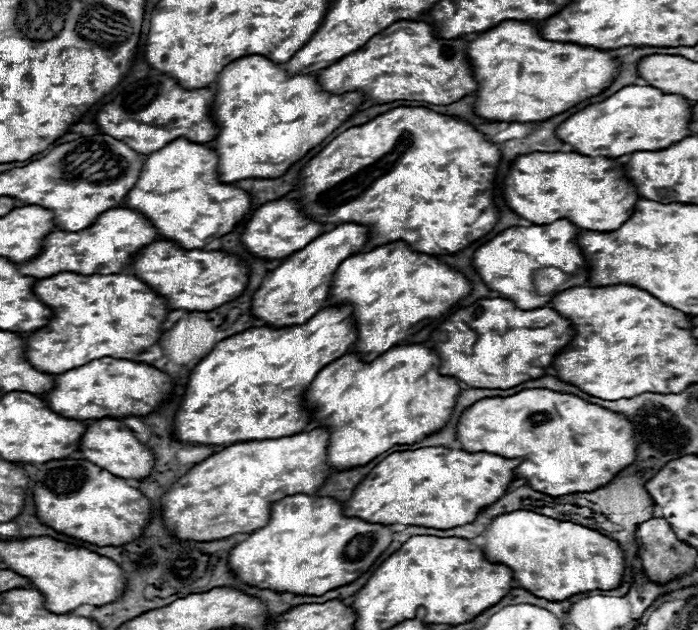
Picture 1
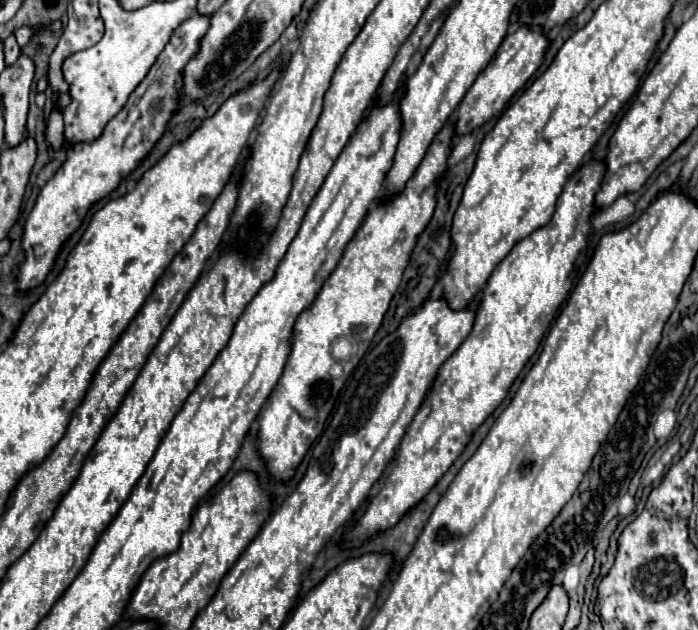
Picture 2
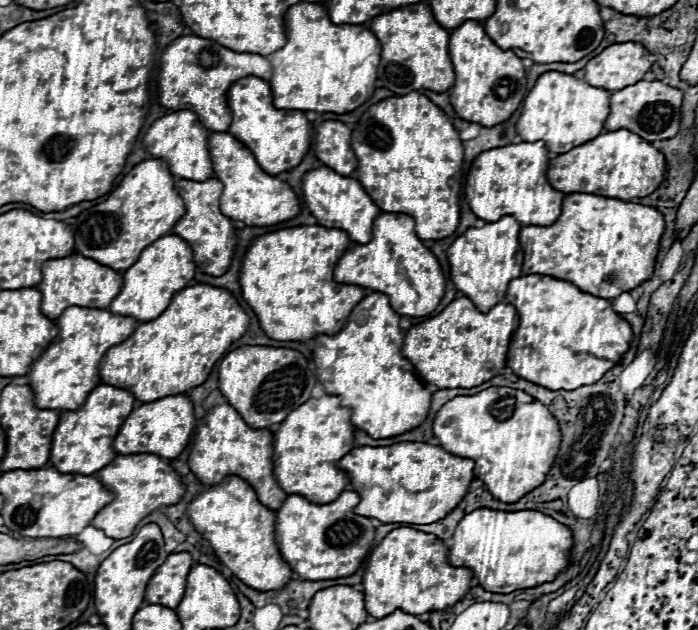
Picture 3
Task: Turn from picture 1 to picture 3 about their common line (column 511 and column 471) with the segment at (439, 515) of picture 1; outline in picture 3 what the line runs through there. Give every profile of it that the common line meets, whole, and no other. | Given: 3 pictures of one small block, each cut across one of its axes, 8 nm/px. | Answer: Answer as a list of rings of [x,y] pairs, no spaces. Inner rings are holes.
[[[402,442],[394,446],[360,446],[340,458],[338,466],[350,476],[352,488],[360,494],[360,504],[354,508],[356,514],[376,518],[384,524],[432,524],[444,518],[448,510],[454,510],[462,498],[468,494],[470,484],[474,482],[474,460],[454,456],[440,446],[426,442]]]

